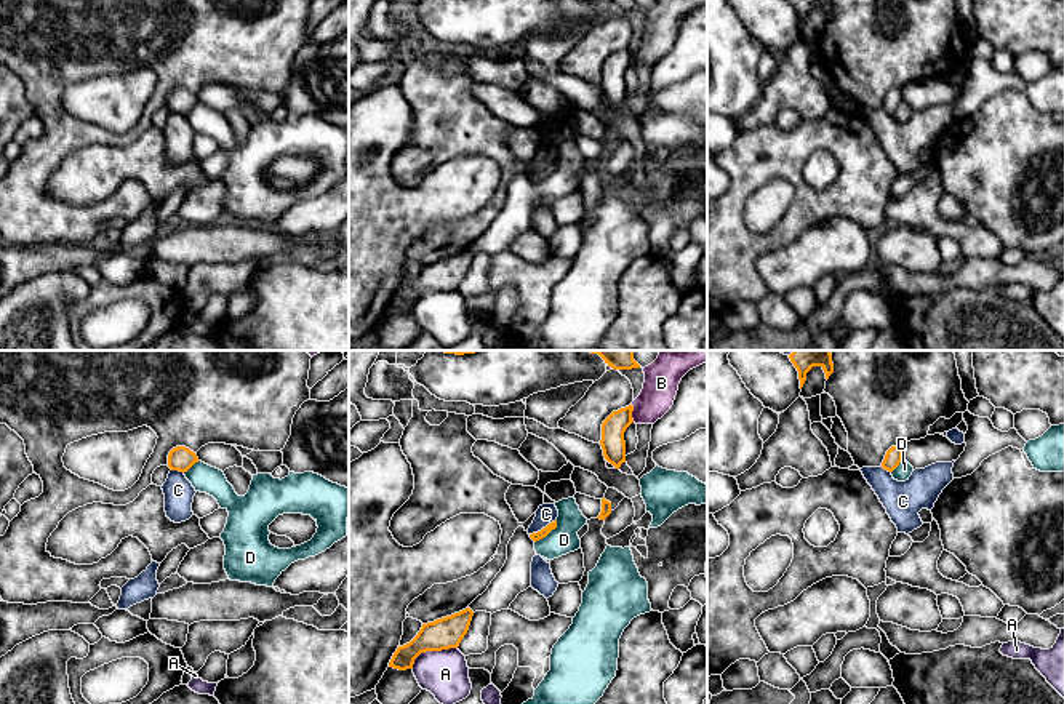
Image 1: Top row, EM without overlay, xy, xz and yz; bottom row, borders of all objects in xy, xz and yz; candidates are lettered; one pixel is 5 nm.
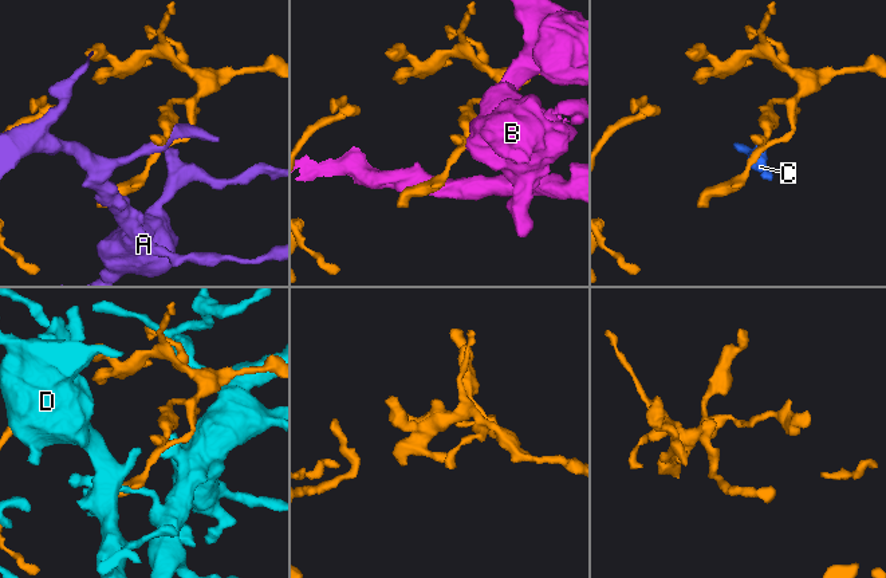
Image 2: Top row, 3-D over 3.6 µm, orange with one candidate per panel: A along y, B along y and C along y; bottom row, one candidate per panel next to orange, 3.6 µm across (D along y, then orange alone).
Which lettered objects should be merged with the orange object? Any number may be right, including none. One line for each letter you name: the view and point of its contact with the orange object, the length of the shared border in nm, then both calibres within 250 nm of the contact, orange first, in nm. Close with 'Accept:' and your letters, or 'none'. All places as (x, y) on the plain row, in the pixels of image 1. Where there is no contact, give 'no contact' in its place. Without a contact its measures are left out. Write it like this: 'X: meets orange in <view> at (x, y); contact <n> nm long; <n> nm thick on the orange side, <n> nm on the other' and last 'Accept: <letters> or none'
Accept: none

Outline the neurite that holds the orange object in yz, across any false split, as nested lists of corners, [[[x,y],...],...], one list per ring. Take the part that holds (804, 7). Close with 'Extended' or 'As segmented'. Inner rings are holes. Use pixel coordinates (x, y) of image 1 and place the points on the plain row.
[[[790,0],[790,3],[794,5],[794,8],[798,13],[800,30],[803,29],[803,26],[806,22],[806,14],[813,8],[821,8],[826,14],[826,21],[829,21],[829,18],[834,14],[832,0]]]. As segmented

